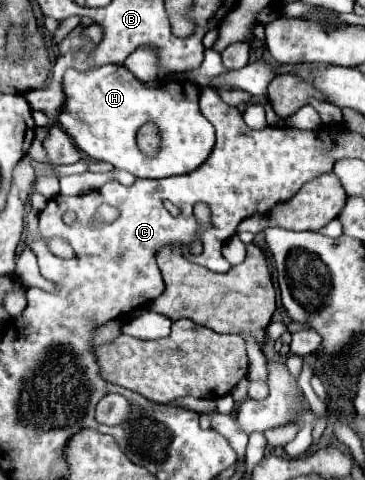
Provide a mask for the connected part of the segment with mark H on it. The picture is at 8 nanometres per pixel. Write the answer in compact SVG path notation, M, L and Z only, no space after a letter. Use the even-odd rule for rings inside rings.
M108 64L89 69L89 71L67 69L63 75L63 93L65 93L65 101L59 113L59 125L65 129L65 133L91 159L107 161L117 169L129 171L133 177L163 179L163 177L173 177L173 175L185 175L185 173L195 171L201 163L205 163L205 159L213 151L213 145L215 145L213 125L197 109L199 93L197 93L197 85L191 81L169 81L161 85L159 89L149 89L127 67ZM145 123L155 123L159 129L159 137L161 137L157 155L153 157L147 157L137 147L137 131Z

